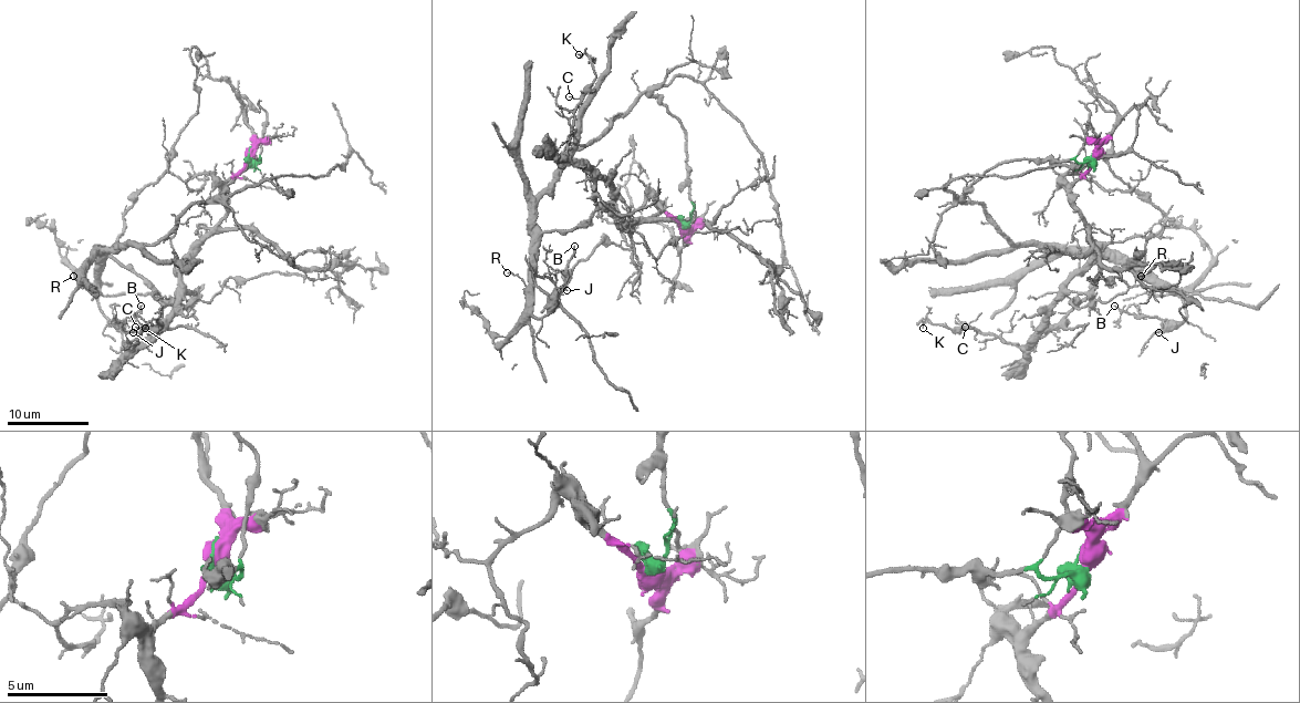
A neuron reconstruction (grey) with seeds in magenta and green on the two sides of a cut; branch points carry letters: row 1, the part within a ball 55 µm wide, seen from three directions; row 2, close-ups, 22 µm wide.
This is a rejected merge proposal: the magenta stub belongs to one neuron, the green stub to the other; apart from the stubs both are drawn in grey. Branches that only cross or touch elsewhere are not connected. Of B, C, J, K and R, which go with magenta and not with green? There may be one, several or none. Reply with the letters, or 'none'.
C, K

